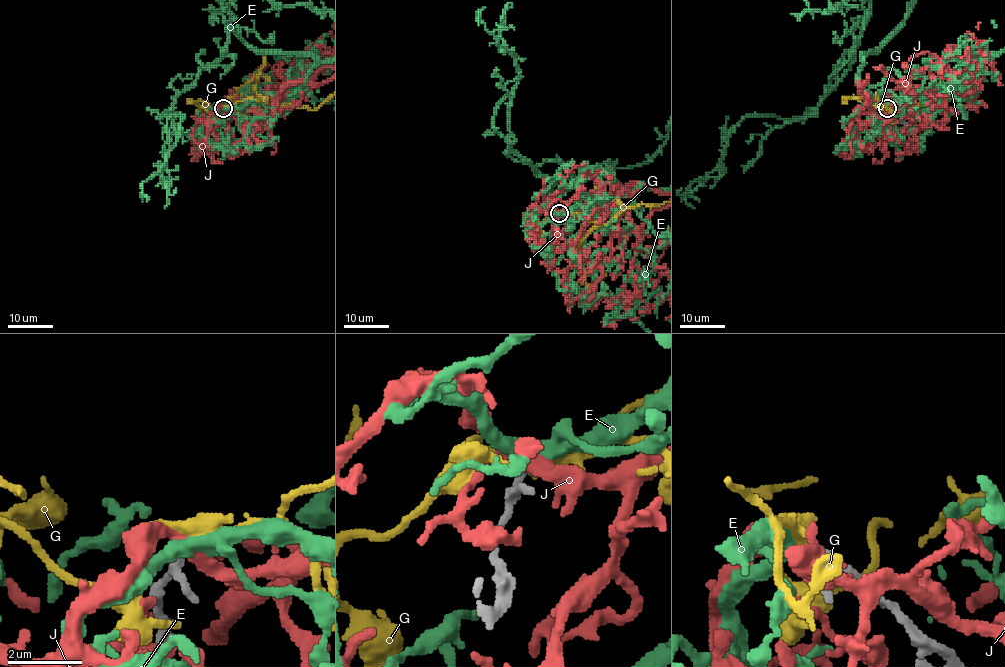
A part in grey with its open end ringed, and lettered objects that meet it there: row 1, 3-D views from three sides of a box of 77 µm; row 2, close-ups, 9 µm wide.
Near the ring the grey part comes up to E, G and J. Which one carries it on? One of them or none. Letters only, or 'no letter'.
E

